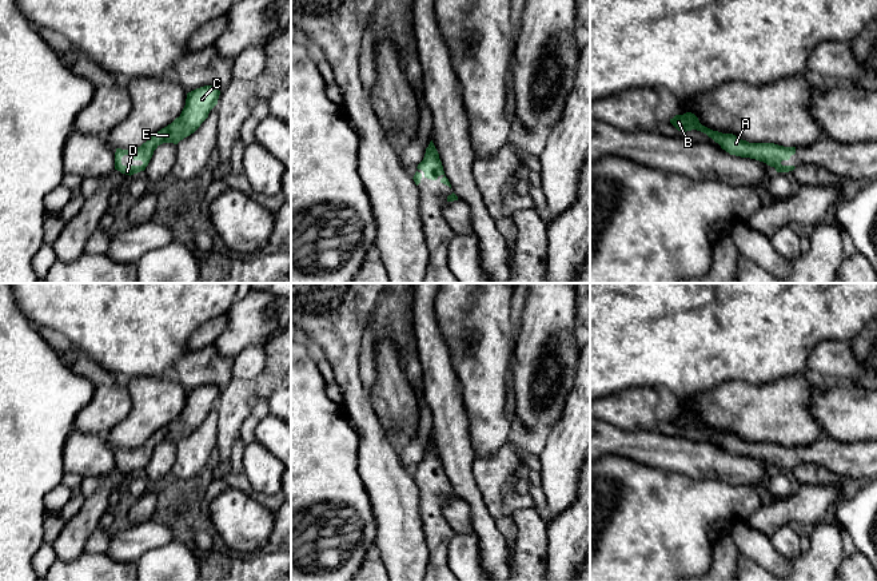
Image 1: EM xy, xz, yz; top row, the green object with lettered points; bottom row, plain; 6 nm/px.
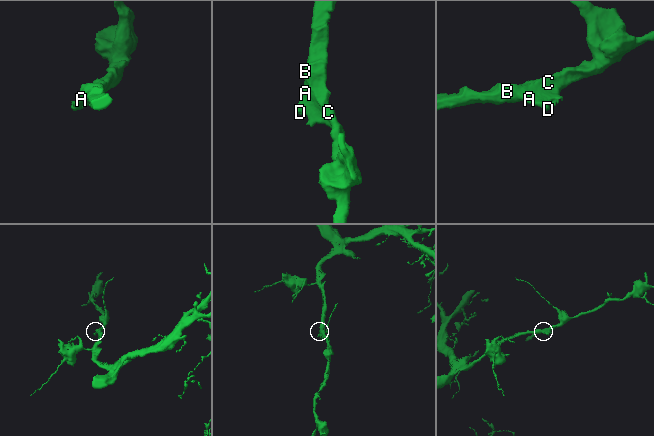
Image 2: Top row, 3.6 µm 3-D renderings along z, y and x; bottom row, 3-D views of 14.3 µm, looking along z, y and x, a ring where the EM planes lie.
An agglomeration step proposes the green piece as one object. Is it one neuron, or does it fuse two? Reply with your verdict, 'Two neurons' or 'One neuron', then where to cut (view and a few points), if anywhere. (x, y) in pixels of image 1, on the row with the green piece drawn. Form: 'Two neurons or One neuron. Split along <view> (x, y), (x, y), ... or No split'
One neuron. No split

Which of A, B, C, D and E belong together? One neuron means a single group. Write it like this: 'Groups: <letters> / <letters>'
Groups: A B C D E

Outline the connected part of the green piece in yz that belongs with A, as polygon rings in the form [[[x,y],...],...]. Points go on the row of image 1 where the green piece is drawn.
[[[691,112],[675,115],[670,119],[670,123],[681,132],[691,130],[701,131],[730,155],[764,162],[768,166],[774,167],[777,172],[789,172],[796,168],[794,166],[781,164],[782,160],[789,160],[790,156],[796,154],[796,147],[784,147],[774,143],[749,143],[733,134],[722,134],[702,126],[698,118]]]

